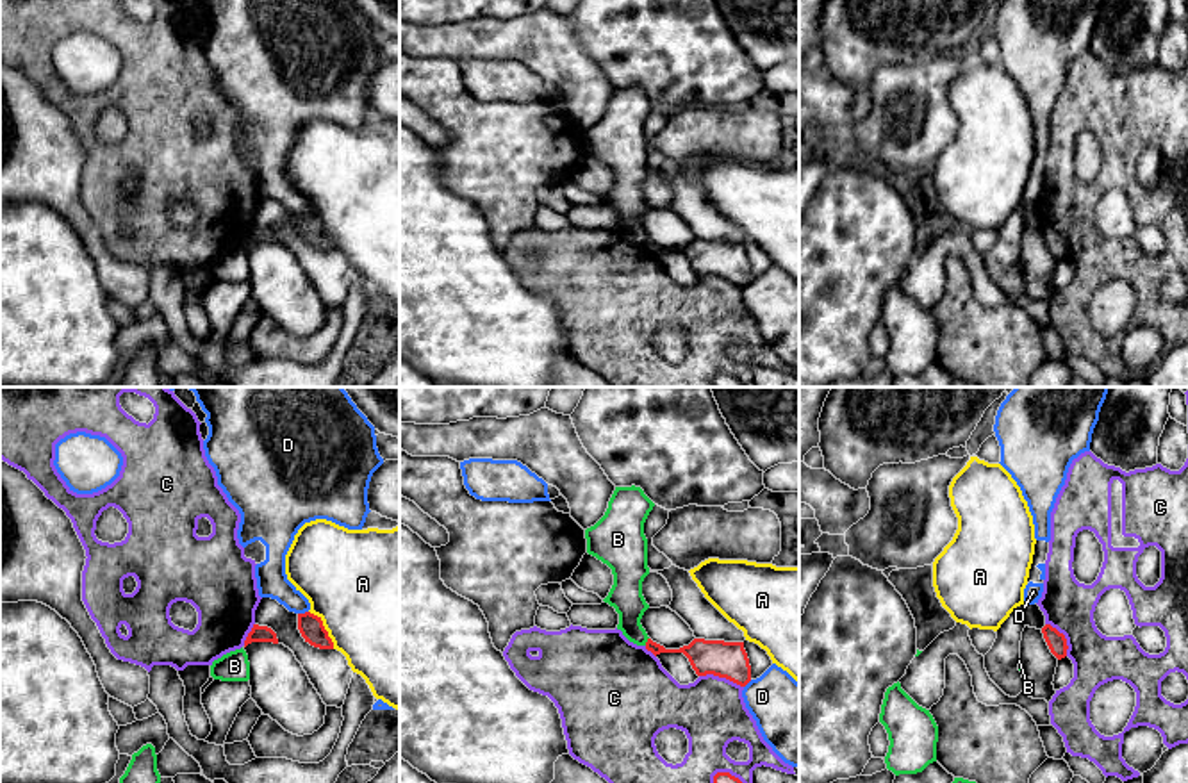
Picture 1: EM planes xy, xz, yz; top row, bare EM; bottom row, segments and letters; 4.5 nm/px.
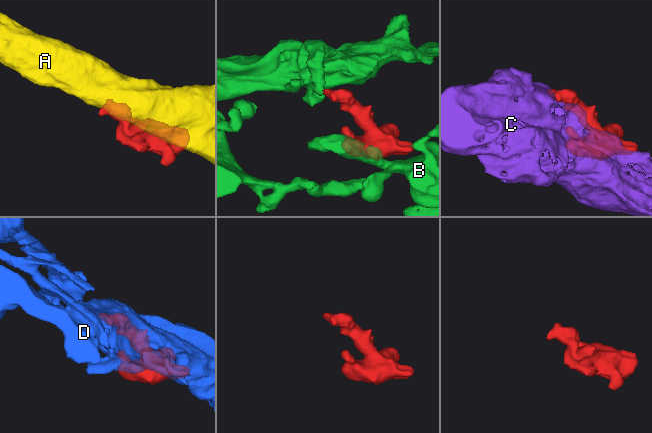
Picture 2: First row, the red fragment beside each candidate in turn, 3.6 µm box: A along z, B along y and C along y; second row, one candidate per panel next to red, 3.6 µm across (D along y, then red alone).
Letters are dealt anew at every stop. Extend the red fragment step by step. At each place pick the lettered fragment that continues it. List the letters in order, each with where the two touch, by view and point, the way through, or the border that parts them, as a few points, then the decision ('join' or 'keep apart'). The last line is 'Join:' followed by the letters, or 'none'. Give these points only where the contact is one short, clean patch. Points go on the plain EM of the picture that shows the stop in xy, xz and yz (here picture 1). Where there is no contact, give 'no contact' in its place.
A: meets red in xy at (323, 229); border along xy (309, 211), (321, 222), (334, 248); keep apart
B: meets red in xz at (648, 241); border along xz (648, 238), (644, 245); keep apart
C: meets red in xz at (721, 277); keep apart
D: meets red in xy at (302, 214); join
Join: D

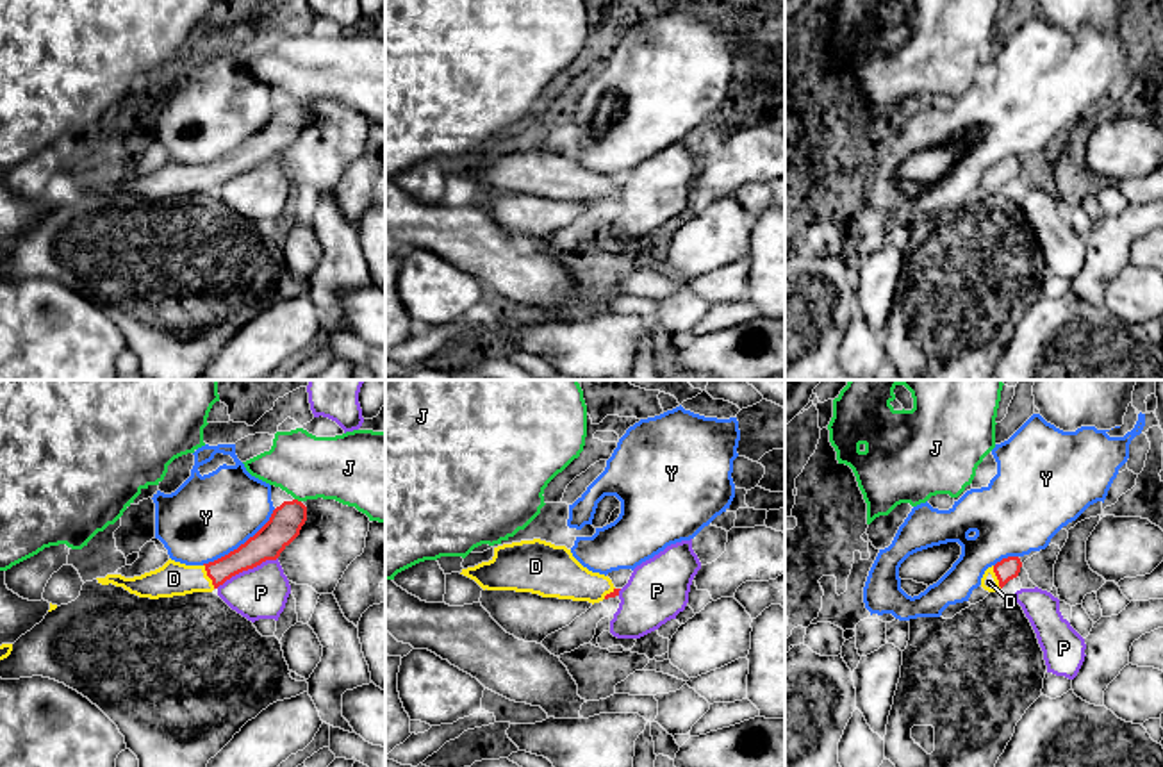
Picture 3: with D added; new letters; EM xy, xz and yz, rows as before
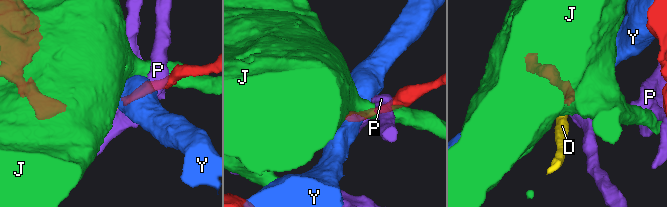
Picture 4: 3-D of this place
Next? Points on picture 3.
D: meets red in xy at (207, 175); runs through xy (255, 150), (207, 175), (173, 179); join
J: meets red in xy at (296, 100); keep apart
P: meets red in xy at (247, 170); keep apart
Y: meets red in xy at (241, 145); keep apart
Join: D

